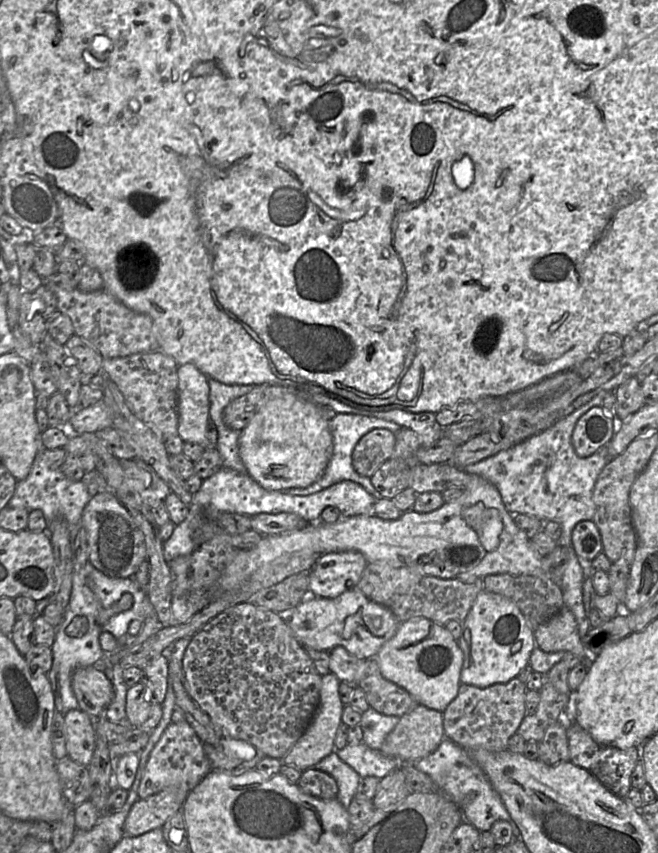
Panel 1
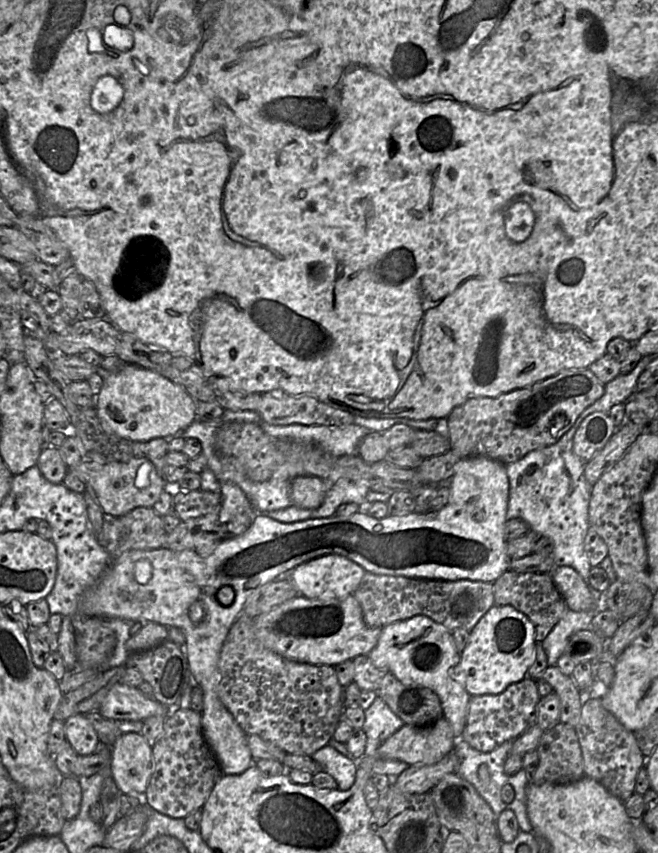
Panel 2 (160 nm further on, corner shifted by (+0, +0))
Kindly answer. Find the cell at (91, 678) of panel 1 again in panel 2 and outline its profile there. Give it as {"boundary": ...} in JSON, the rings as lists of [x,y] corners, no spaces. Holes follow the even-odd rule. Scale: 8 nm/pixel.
{"boundary":[[[118,682],[111,687],[98,712],[115,721],[144,721],[151,716],[167,716],[169,711],[154,698],[146,697],[138,688]]]}

